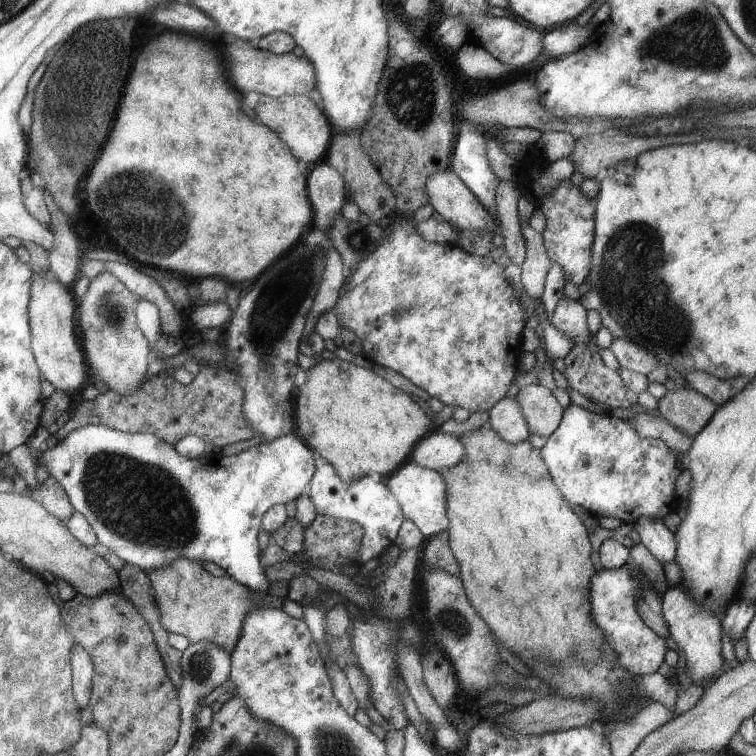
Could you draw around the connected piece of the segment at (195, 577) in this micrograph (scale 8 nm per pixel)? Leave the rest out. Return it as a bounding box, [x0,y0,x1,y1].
[146,558,284,652]

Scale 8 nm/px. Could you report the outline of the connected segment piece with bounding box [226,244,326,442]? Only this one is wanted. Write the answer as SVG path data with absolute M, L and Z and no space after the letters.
M298 244L290 256L282 256L262 280L250 282L249 292L236 306L226 328L228 350L238 365L245 388L245 418L259 435L259 442L292 434L294 428L294 376L298 372L298 346L308 320L318 284L326 272L326 258L318 246Z

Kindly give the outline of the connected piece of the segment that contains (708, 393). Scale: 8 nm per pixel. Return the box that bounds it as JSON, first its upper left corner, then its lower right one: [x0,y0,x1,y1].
[682,370,748,406]

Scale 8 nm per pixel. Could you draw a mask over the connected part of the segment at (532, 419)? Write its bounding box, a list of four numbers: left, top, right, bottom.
[516,384,564,436]

